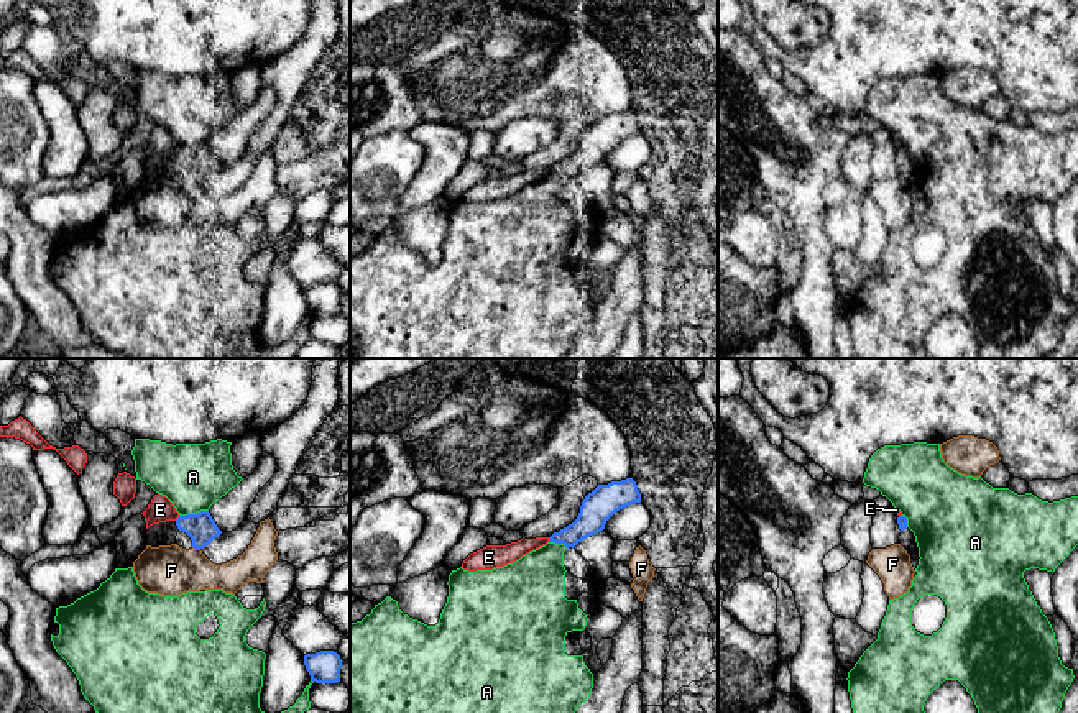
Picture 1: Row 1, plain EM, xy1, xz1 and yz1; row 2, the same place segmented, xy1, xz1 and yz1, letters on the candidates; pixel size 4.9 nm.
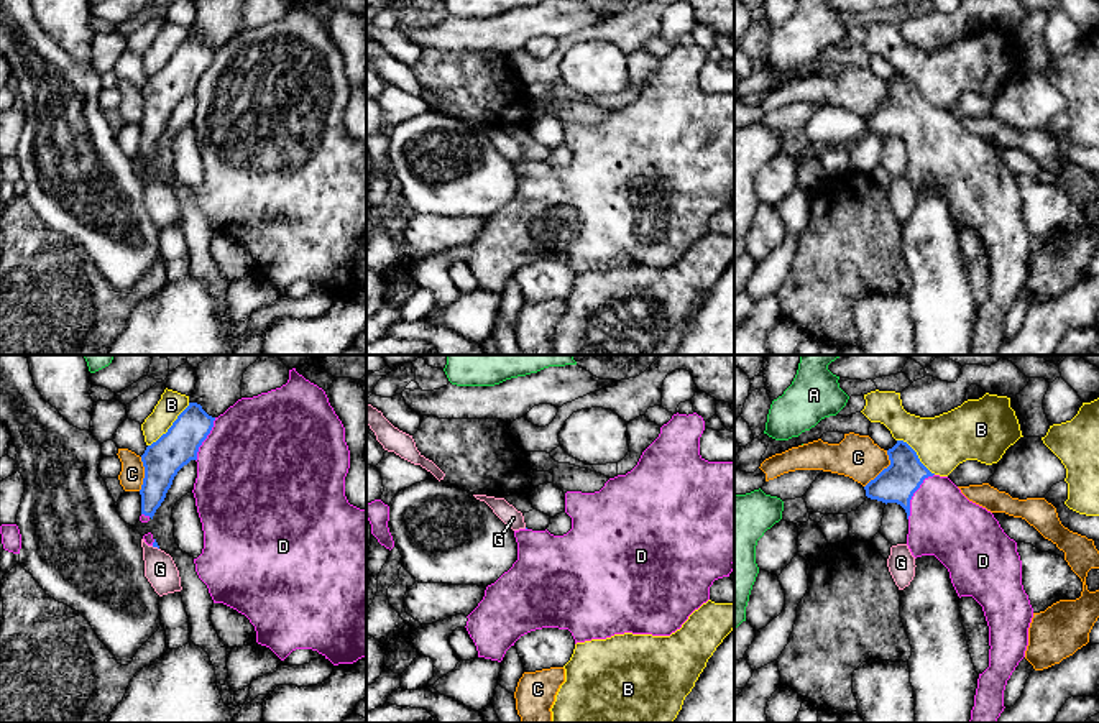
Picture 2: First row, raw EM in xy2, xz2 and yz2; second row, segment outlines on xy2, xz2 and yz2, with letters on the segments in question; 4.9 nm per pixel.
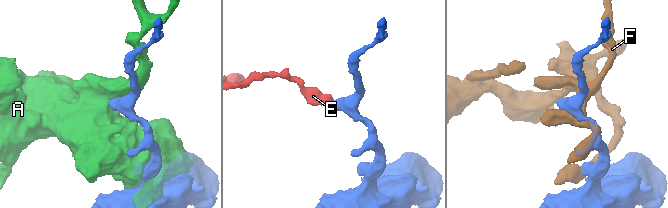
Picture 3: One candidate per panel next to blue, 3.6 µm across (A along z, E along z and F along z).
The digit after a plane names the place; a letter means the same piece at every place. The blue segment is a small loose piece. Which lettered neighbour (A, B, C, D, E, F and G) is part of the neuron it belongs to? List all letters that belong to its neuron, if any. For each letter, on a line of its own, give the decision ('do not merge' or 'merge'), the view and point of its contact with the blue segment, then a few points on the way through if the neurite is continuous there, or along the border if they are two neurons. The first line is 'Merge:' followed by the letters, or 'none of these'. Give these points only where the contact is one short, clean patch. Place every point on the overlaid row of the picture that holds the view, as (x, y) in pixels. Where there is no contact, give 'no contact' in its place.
Merge: D
A: do not merge | xy1 (193, 515)
B: do not merge | xy2 (171, 426) | along xy2 (189, 403), (173, 424), (148, 446)
C: do not merge | yz2 (884, 469)
D: merge | yz2 (912, 495)
E: do not merge | xy1 (178, 518) | along xy1 (179, 516), (175, 519)
F: do not merge | xy1 (196, 547)
G: do not merge | xy2 (155, 546) | along xy2 (151, 546), (158, 549)

